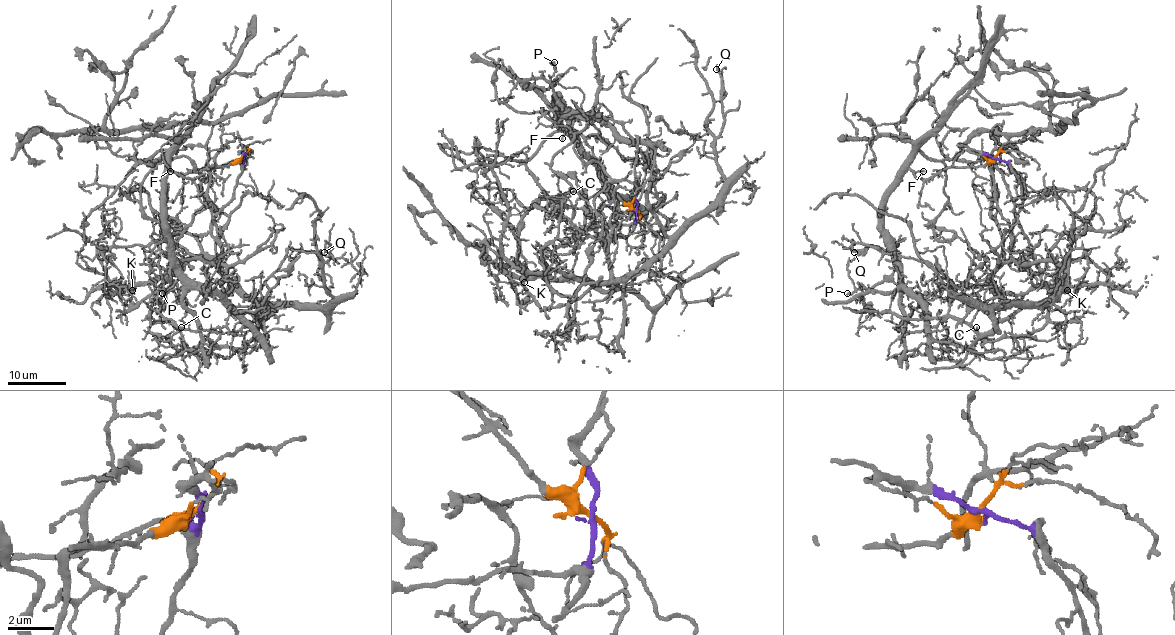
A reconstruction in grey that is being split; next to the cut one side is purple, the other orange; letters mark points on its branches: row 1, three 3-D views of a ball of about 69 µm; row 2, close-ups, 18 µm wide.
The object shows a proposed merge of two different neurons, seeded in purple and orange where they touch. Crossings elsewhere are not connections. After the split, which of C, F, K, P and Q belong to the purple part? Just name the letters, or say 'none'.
C, K, Q

